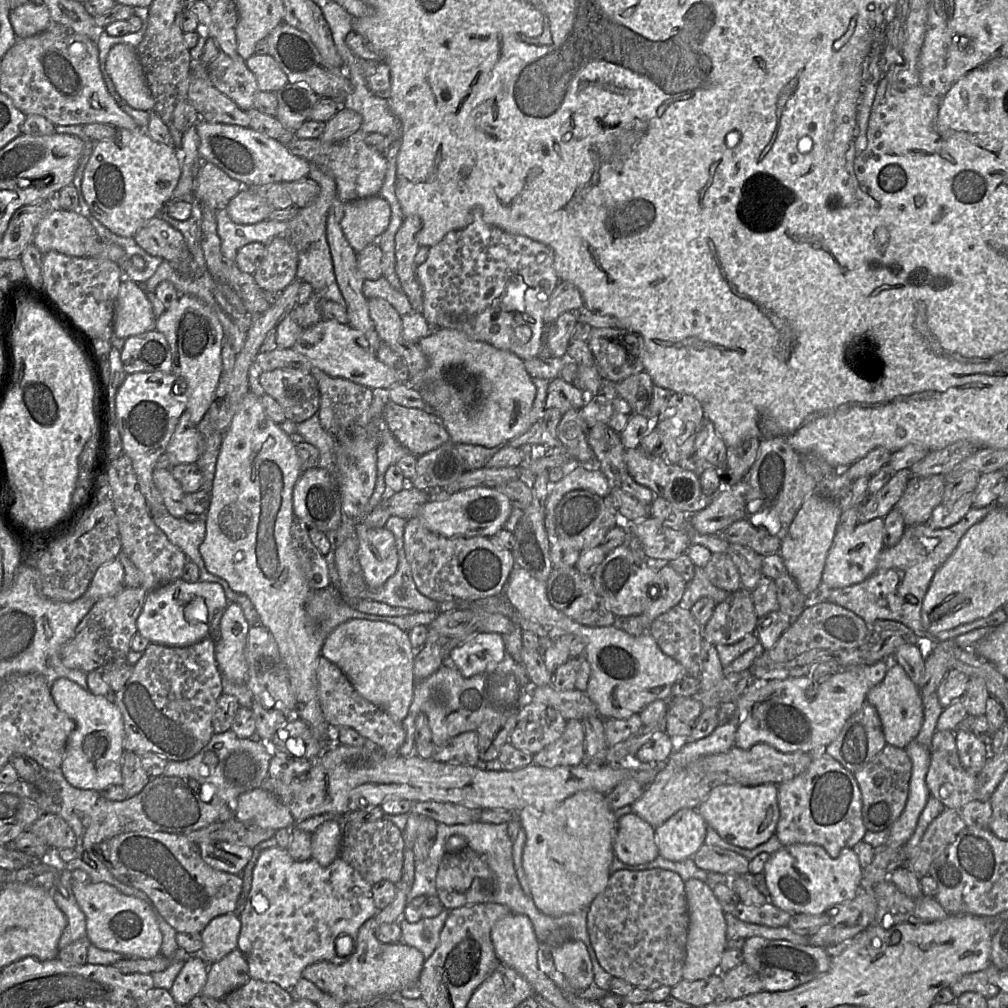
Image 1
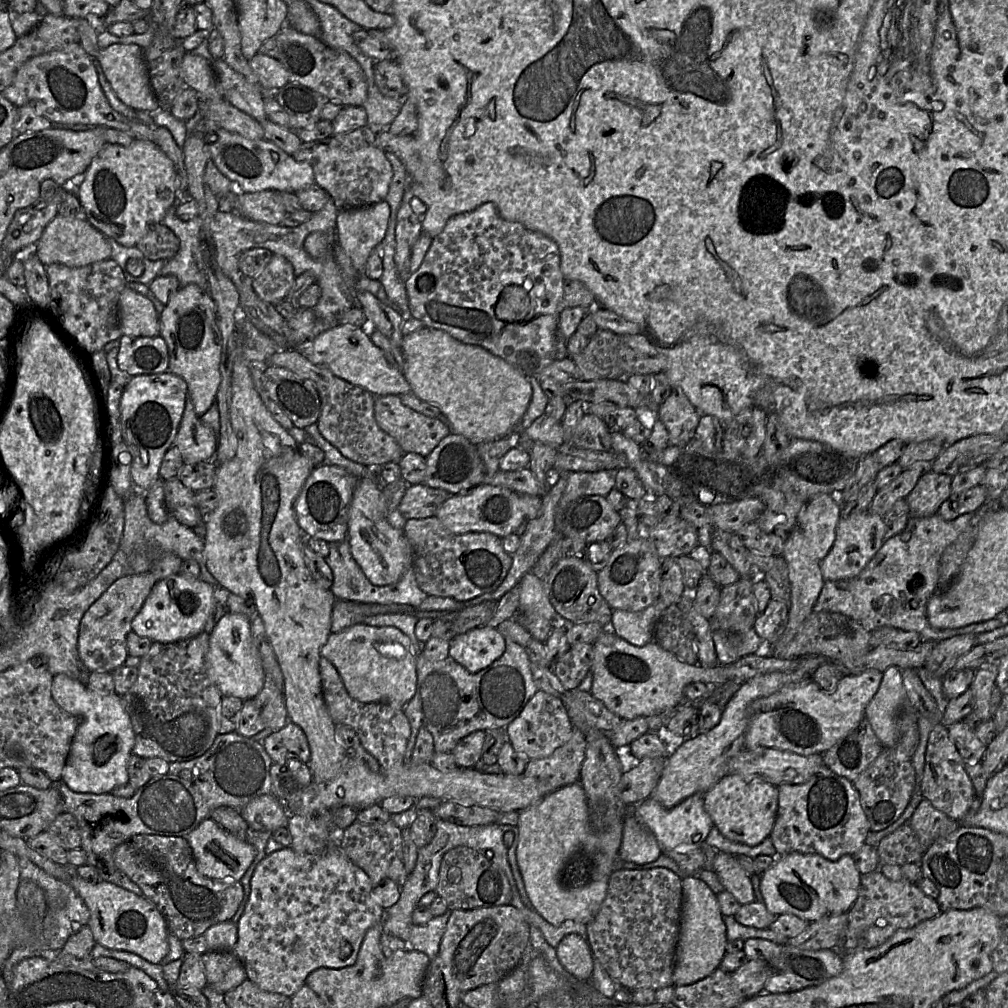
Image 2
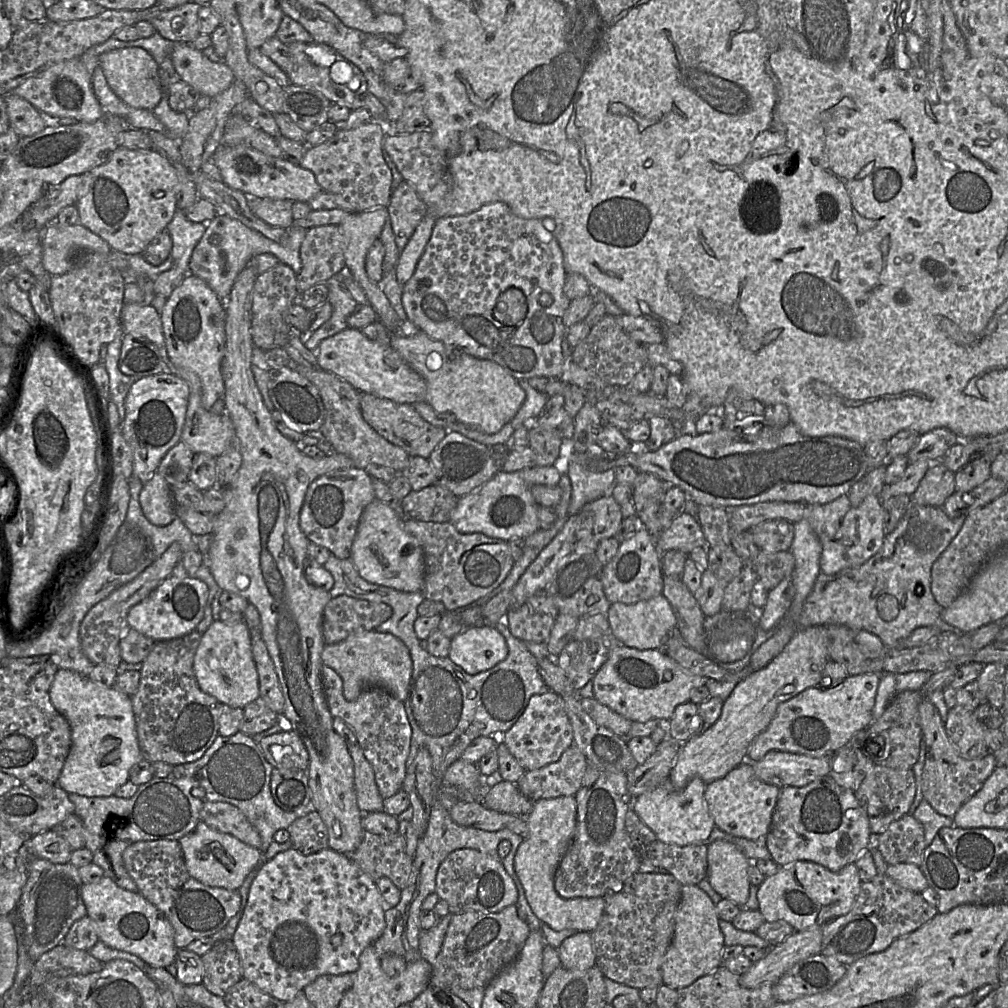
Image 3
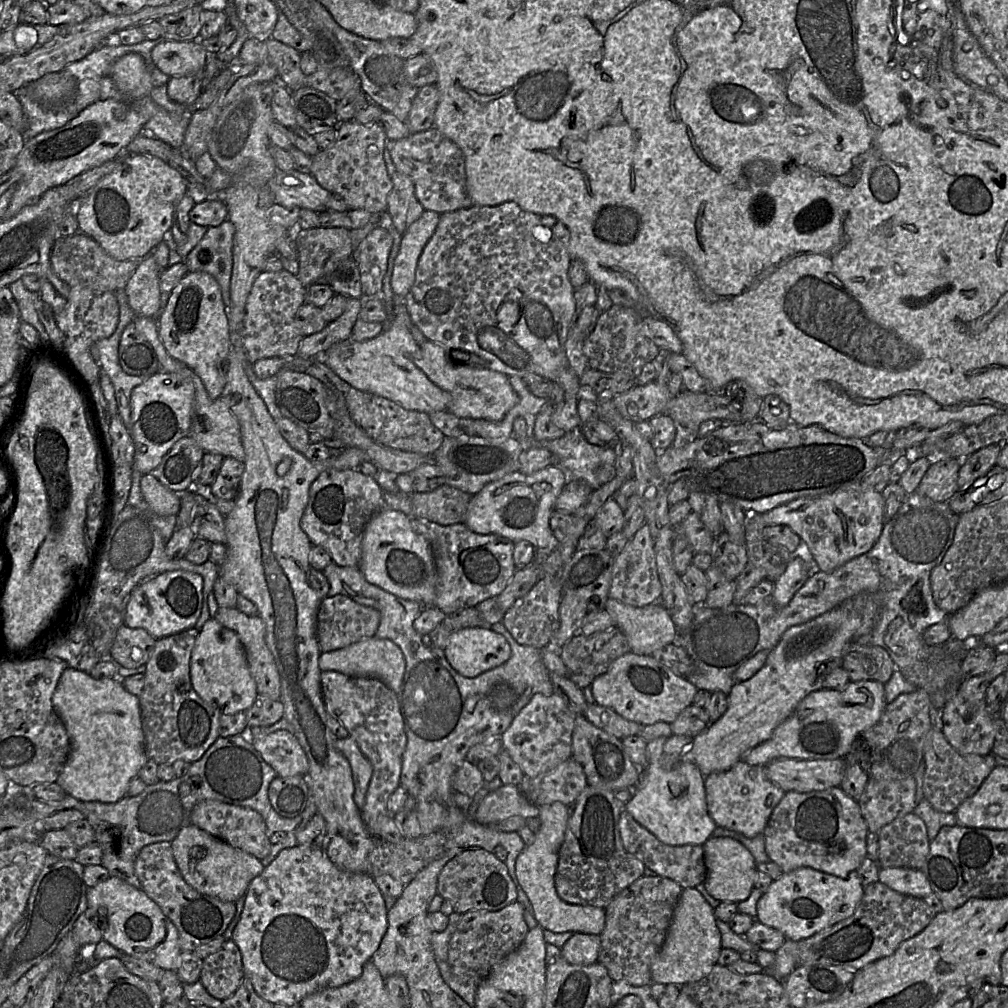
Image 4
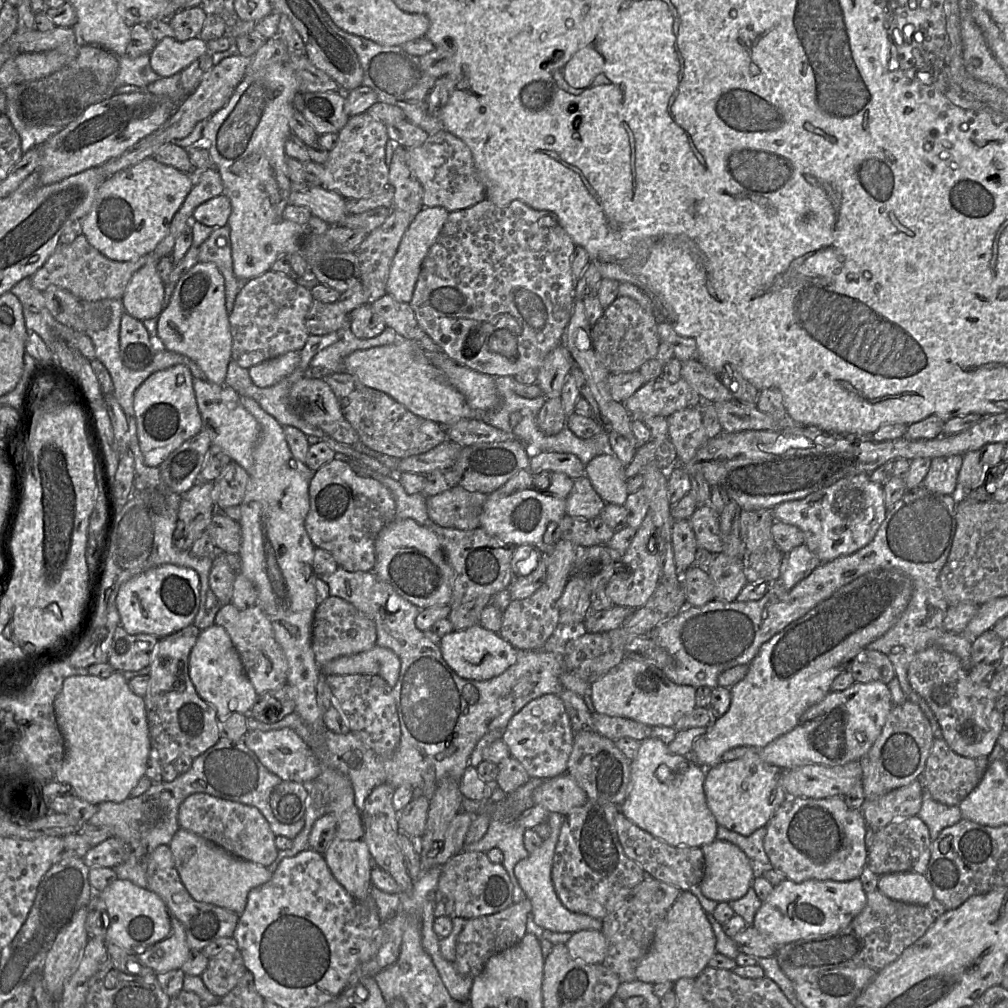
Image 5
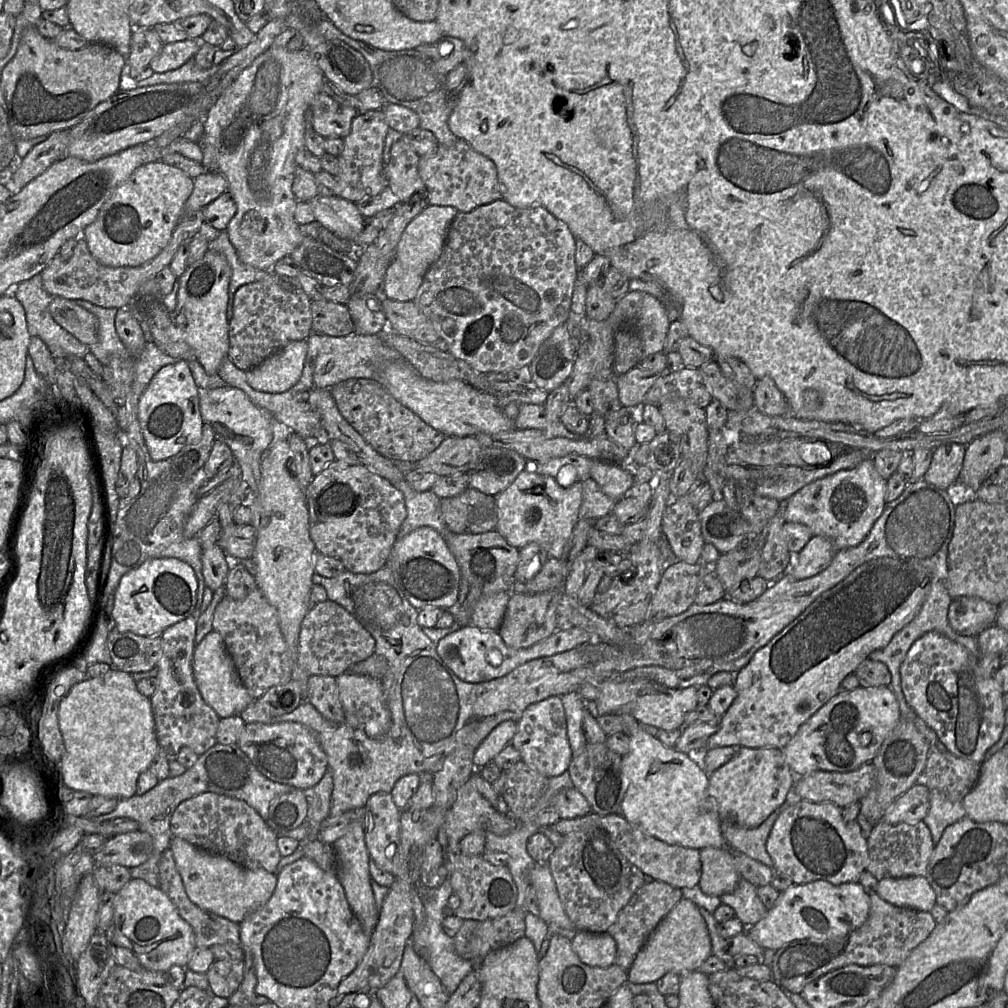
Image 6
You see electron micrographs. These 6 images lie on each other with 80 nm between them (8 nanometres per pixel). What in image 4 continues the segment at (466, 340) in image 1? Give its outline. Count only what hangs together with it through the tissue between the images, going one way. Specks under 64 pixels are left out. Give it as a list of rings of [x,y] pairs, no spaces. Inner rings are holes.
[[[427,339],[420,345],[414,354],[414,362],[435,385],[450,394],[451,402],[447,411],[455,416],[497,422],[519,402],[519,396],[507,375],[490,369],[456,364],[440,344],[431,340]]]

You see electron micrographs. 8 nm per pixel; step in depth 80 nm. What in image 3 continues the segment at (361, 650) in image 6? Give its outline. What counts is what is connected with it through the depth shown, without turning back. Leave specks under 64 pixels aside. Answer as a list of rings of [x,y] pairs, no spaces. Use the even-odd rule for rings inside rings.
[[[346,595],[332,598],[324,608],[323,639],[325,645],[333,645],[344,641],[351,634],[372,631],[392,616],[392,608],[384,603],[359,600]]]

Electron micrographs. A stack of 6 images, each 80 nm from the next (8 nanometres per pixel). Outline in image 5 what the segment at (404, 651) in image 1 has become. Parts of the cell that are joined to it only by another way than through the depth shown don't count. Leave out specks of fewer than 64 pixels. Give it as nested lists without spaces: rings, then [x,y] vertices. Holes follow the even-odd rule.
[[[375,645],[372,649],[342,656],[321,667],[325,675],[378,675],[392,688],[400,674],[399,657],[390,649]]]

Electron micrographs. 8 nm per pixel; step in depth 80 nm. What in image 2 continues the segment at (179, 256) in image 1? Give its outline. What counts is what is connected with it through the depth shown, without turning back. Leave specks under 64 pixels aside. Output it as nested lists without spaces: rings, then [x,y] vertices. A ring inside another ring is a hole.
[[[151,225],[137,243],[137,248],[149,260],[171,259],[179,250],[180,241],[175,233],[166,225]]]

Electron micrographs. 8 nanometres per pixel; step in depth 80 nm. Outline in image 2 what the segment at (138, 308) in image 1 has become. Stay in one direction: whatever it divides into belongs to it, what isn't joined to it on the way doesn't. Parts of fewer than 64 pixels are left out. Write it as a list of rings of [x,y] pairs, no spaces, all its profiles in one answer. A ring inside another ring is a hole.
[[[128,287],[120,294],[119,323],[122,335],[137,337],[160,335],[160,316],[152,301]]]

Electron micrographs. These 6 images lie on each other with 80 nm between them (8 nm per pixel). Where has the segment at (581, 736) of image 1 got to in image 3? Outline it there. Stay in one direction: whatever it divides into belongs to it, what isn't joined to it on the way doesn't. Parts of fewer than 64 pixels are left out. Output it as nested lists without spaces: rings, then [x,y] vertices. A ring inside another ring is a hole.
[[[573,744],[556,762],[526,771],[517,786],[520,792],[533,802],[560,796],[575,796],[581,787],[587,766],[585,755]]]

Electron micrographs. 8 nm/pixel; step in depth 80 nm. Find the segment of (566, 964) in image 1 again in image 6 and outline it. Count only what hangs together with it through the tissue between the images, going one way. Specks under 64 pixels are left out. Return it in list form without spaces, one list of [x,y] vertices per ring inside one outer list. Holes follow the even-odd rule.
[[[578,931],[571,940],[571,946],[586,965],[607,968],[615,964],[617,945],[608,933]]]

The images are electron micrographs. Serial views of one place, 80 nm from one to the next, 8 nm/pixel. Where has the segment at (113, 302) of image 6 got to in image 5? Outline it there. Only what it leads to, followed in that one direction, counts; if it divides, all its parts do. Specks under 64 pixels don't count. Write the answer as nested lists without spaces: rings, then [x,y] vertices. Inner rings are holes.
[[[79,234],[71,244],[58,244],[45,265],[30,279],[33,287],[41,292],[44,292],[50,285],[55,285],[71,292],[81,302],[122,300],[130,279],[146,263],[147,256],[128,262],[110,260],[94,248],[83,234]]]

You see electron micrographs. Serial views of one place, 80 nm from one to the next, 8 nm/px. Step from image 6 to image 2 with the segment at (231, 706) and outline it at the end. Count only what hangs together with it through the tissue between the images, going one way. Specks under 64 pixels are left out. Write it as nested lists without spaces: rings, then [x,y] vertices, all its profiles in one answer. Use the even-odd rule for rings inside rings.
[[[227,611],[209,635],[209,649],[205,656],[209,679],[223,696],[242,701],[252,700],[262,690],[265,674],[261,658],[251,636],[249,618]]]

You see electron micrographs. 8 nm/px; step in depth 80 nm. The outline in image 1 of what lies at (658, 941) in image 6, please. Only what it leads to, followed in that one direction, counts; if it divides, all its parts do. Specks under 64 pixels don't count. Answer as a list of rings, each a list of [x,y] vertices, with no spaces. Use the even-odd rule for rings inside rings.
[[[691,878],[684,882],[689,914],[689,927],[686,941],[686,957],[682,969],[682,979],[696,981],[719,971],[723,952],[726,949],[727,923],[712,887],[706,882]]]

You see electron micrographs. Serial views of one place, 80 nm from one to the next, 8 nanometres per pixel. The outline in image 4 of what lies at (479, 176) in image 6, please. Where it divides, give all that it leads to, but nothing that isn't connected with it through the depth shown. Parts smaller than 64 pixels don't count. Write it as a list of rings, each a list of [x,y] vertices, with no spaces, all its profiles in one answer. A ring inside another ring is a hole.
[[[434,126],[399,140],[388,140],[387,148],[396,171],[414,183],[415,195],[424,210],[439,214],[471,207],[466,190],[465,158],[462,150]]]

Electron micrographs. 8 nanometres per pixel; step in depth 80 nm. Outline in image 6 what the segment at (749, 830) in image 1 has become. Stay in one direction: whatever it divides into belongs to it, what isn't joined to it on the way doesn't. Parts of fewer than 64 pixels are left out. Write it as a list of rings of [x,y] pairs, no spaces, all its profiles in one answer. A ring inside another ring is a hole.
[[[738,748],[734,757],[709,775],[708,793],[717,805],[721,821],[752,829],[762,824],[769,815],[784,804],[787,794],[793,790],[795,775],[787,765],[779,748]]]

